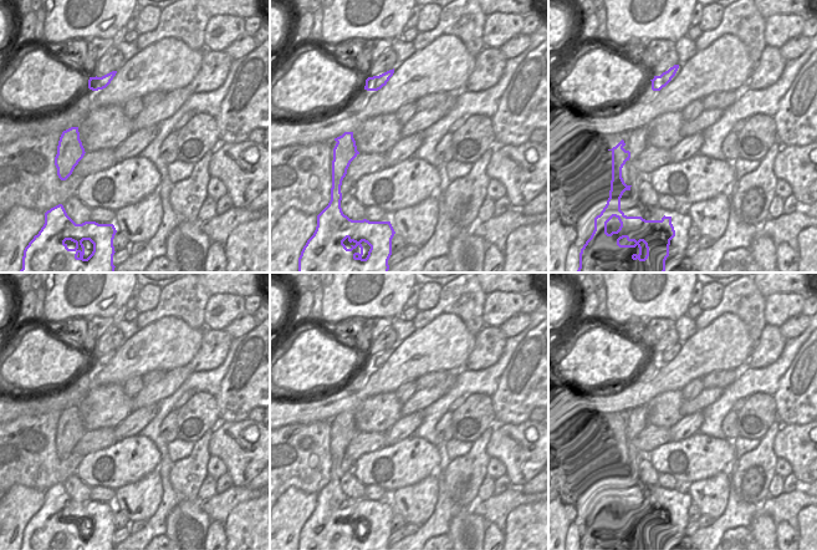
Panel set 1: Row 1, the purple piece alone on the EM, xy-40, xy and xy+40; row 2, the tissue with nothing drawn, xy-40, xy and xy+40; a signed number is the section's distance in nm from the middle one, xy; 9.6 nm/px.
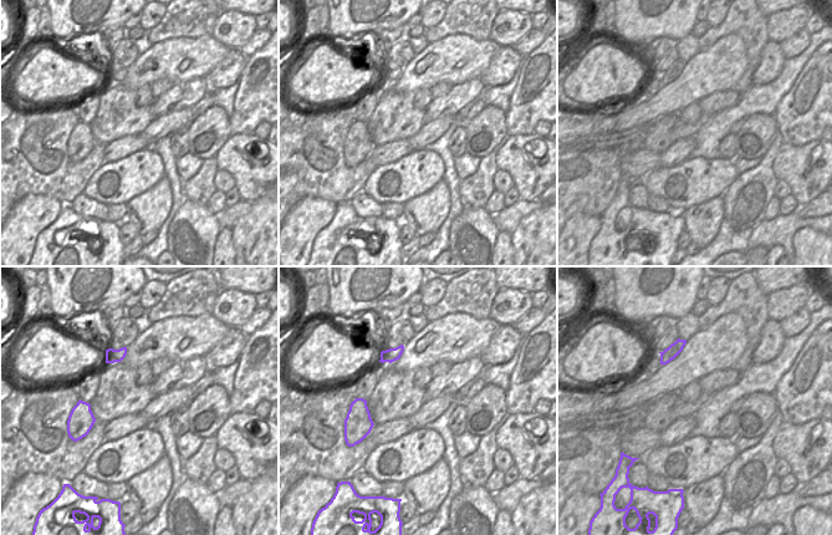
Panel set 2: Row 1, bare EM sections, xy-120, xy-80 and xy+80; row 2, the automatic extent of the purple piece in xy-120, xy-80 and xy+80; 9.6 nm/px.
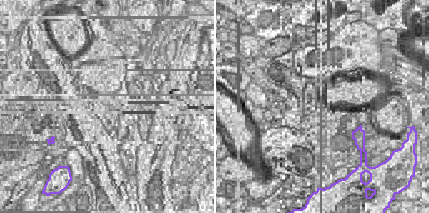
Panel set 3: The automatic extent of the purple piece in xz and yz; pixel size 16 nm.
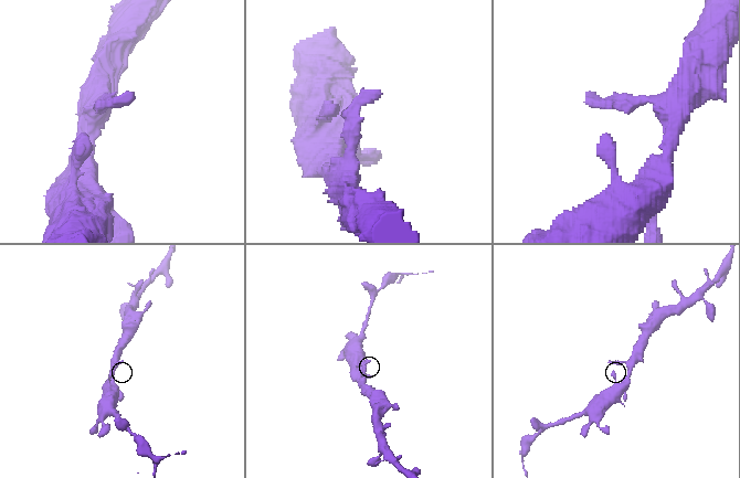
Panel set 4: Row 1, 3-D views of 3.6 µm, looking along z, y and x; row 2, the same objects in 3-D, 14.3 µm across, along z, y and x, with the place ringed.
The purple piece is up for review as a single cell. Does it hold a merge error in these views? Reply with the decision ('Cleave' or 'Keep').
Keep.

